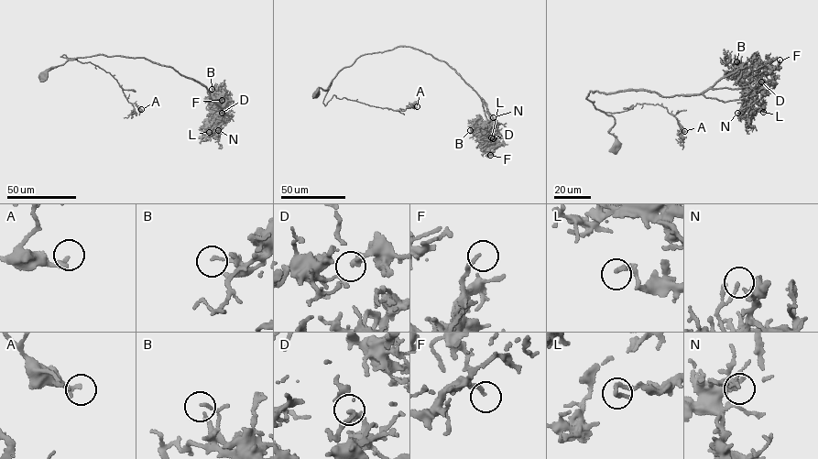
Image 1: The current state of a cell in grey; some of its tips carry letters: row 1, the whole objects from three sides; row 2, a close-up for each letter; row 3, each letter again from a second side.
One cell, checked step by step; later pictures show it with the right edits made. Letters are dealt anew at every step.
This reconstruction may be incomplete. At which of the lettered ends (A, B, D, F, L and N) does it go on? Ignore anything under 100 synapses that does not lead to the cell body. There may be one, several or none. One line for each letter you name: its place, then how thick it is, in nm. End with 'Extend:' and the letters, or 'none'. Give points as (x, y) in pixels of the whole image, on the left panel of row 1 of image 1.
Extend: none

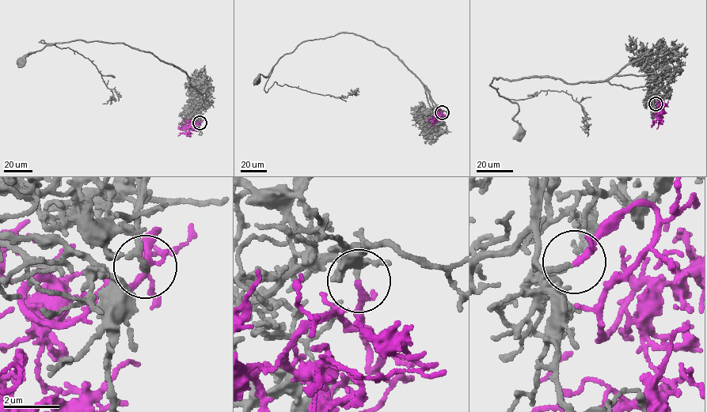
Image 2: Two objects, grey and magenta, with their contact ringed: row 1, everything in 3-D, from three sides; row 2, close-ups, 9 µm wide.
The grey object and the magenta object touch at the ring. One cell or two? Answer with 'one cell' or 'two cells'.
one cell

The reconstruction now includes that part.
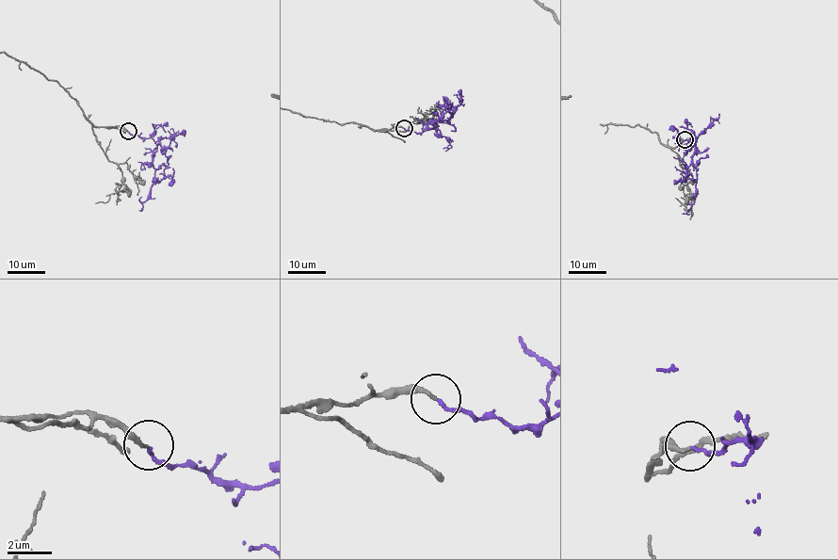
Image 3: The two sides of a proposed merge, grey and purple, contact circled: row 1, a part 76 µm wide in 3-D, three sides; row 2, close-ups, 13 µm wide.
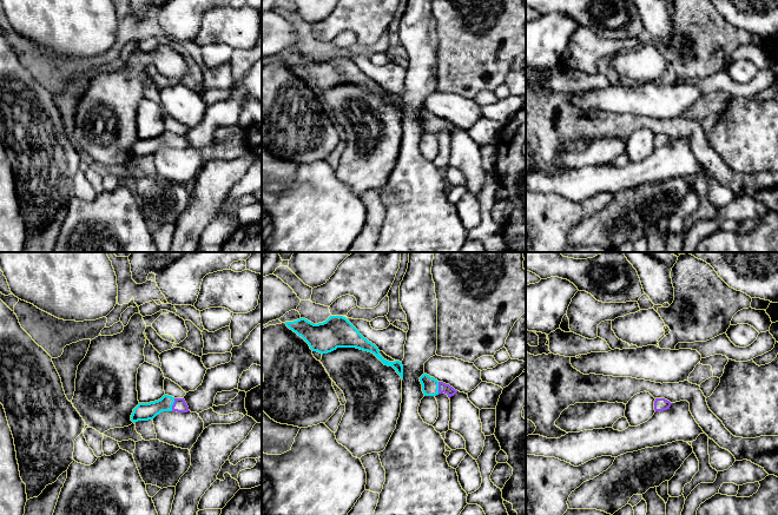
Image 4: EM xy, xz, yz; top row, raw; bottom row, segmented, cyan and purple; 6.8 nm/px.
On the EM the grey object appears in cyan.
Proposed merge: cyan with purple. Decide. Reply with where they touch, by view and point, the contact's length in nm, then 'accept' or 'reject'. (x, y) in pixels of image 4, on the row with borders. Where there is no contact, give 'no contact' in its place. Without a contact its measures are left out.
meets cyan in xy at (172, 404); contact 90 nm long; accept

